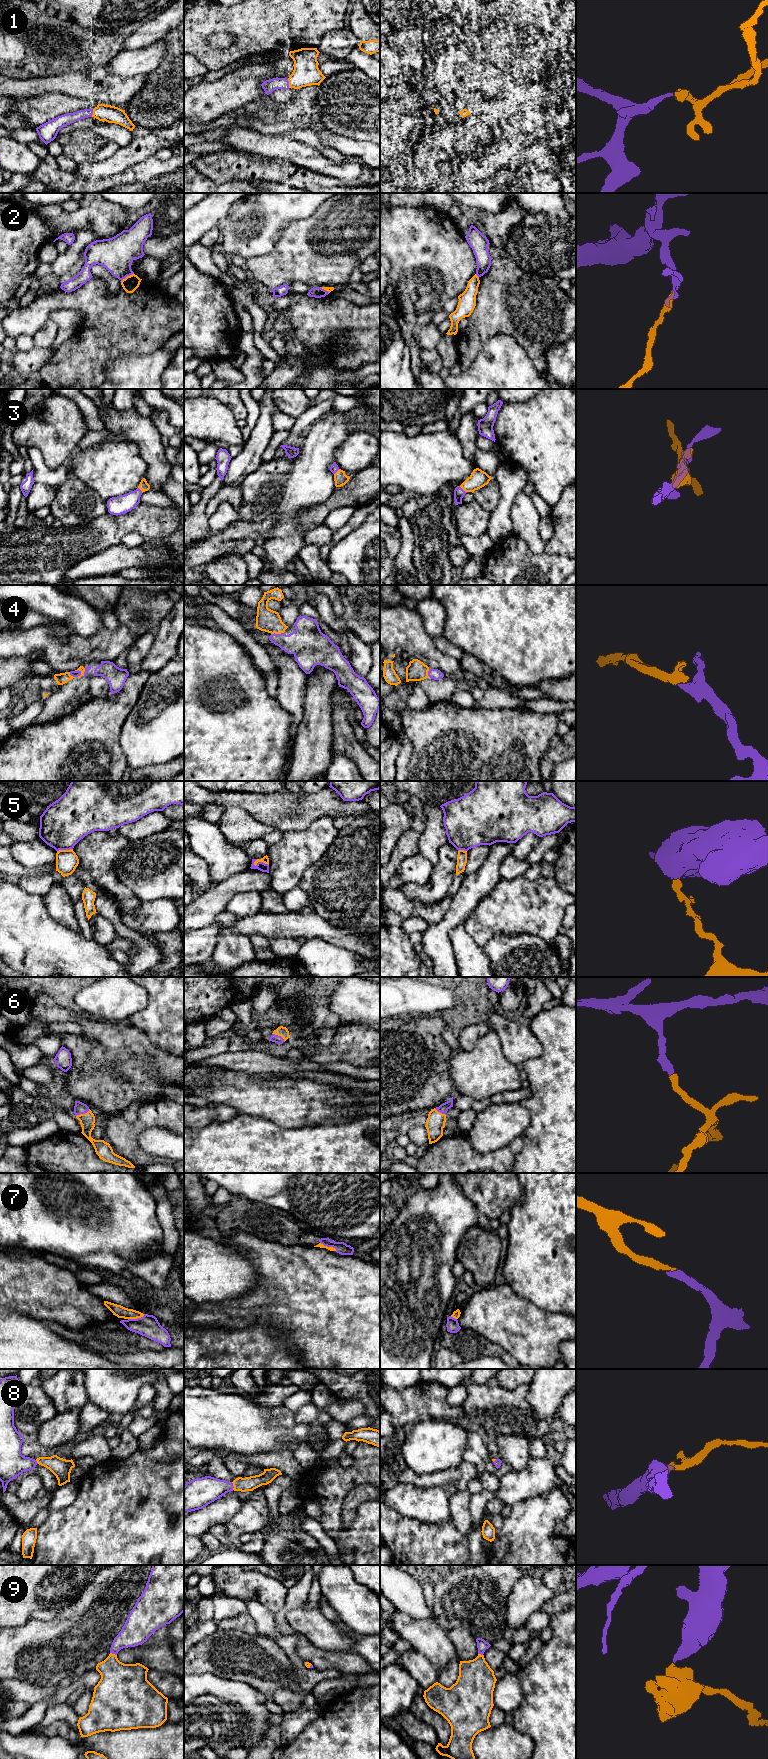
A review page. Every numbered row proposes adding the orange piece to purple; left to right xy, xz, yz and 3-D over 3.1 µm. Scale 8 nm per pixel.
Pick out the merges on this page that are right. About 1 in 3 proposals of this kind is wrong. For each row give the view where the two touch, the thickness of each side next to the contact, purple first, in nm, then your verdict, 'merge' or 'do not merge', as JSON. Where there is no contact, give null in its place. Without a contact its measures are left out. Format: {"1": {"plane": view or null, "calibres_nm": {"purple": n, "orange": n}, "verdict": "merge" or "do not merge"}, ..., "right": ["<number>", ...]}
{"1": {"plane": "xz", "calibres_nm": {"purple": 100, "orange": 200}, "verdict": "merge"}, "2": {"plane": "xy", "calibres_nm": {"purple": 280, "orange": 120}, "verdict": "do not merge"}, "3": {"plane": "yz", "calibres_nm": {"purple": 90, "orange": 140}, "verdict": "merge"}, "4": {"plane": "xz", "calibres_nm": {"purple": 280, "orange": 180}, "verdict": "merge"}, "5": {"plane": "xz", "calibres_nm": {"purple": 70, "orange": 60}, "verdict": "do not merge"}, "6": {"plane": "xy", "calibres_nm": {"purple": 100, "orange": 120}, "verdict": "merge"}, "7": {"plane": "xy", "calibres_nm": {"purple": 170, "orange": 100}, "verdict": "merge"}, "8": {"plane": "xz", "calibres_nm": {"purple": 220, "orange": 110}, "verdict": "merge"}, "9": {"plane": "xy", "calibres_nm": {"purple": 220, "orange": 320}, "verdict": "merge"}, "right": ["1", "3", "4", "6", "7", "8", "9"]}

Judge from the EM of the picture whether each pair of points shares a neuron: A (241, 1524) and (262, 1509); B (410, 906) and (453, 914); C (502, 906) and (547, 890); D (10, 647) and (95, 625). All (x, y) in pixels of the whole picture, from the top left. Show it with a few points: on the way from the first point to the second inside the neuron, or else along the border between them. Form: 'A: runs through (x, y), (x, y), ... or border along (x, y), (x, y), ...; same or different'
A: runs through (246, 1521), (257, 1512); same
B: border along (452, 898), (446, 913), (436, 923), (428, 926); different
C: runs through (513, 906), (530, 906), (536, 901); same
D: border along (61, 622), (82, 636), (93, 637), (96, 634); different

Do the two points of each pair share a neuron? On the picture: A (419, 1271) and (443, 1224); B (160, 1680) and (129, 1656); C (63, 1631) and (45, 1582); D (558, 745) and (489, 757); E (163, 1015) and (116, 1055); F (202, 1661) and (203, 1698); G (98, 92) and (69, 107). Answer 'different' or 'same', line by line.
A: same
B: different
C: different
D: different
E: different
F: different
G: different

